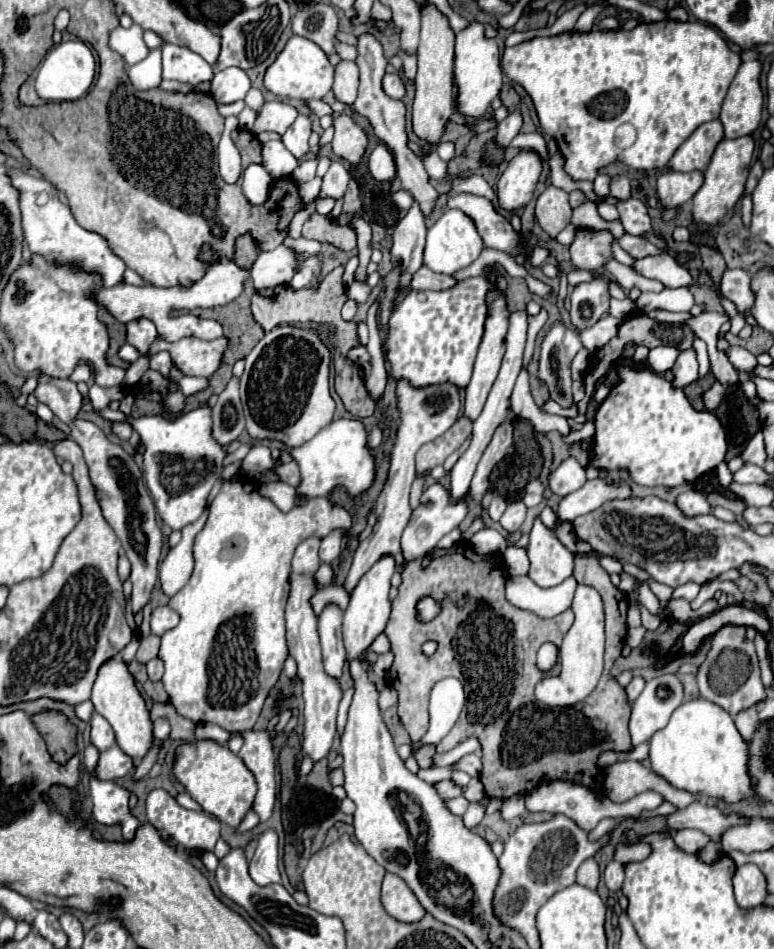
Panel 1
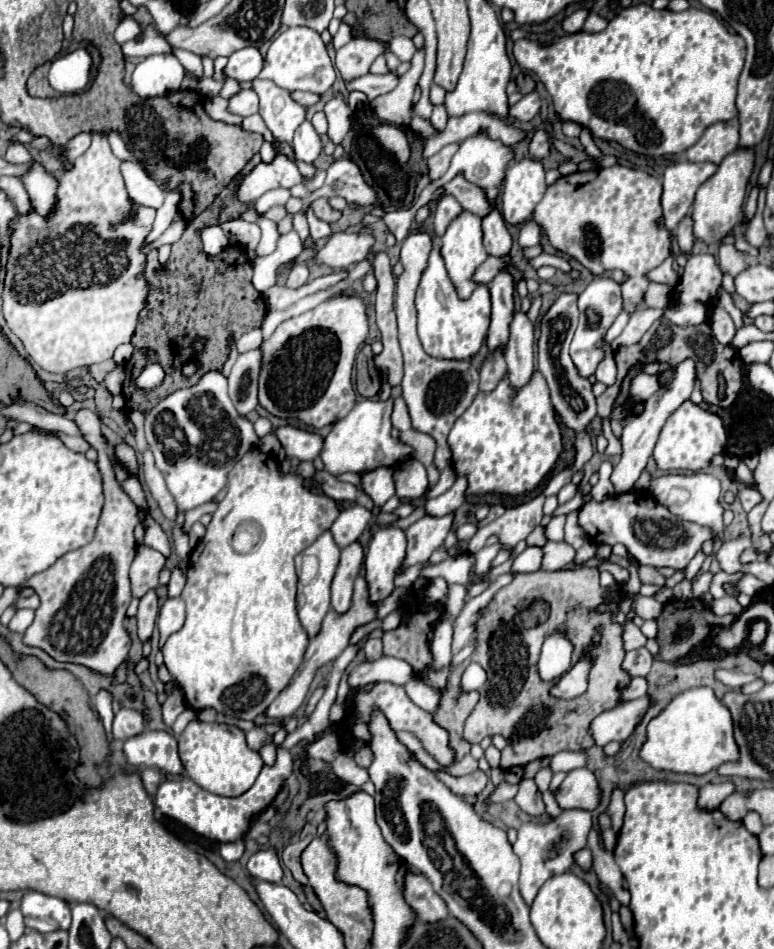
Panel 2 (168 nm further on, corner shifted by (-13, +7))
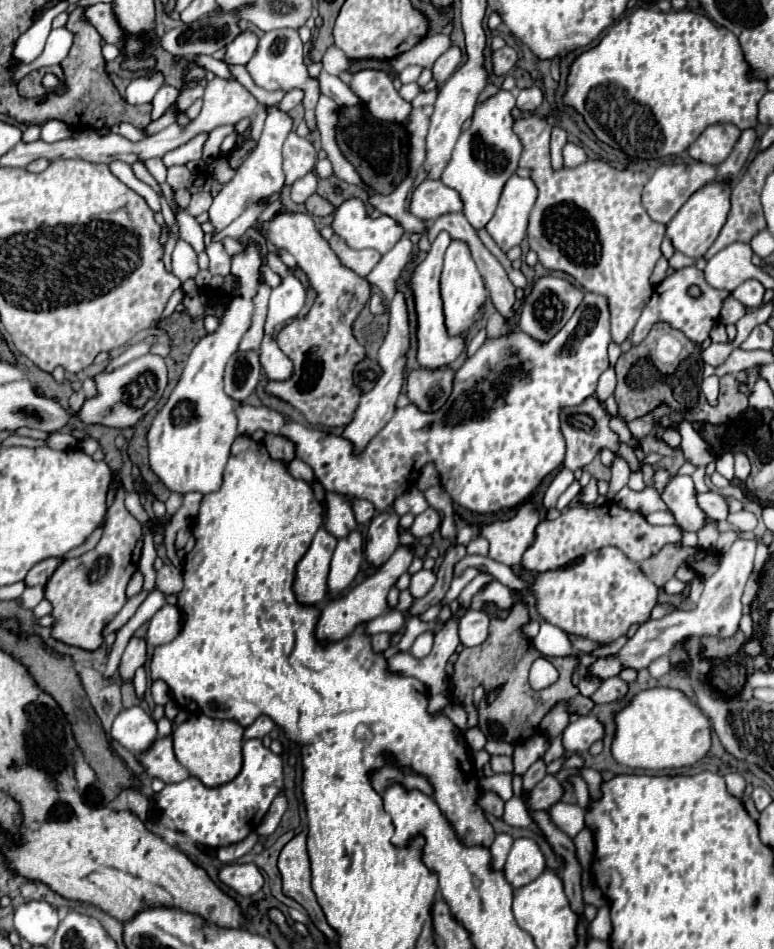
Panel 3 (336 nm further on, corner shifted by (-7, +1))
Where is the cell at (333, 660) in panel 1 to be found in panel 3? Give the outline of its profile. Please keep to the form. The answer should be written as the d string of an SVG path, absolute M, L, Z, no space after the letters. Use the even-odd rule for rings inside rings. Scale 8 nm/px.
M358 530L350 532L346 538L338 540L338 546L332 556L330 574L328 574L328 594L336 596L350 586L354 576L360 570L364 556L364 540Z

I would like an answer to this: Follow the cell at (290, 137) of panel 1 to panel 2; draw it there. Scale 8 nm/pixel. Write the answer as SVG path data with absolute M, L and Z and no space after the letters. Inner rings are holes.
M308 120L302 122L300 128L296 130L292 148L294 148L296 160L300 160L300 162L314 162L318 158L318 154L322 152L320 136L316 134L316 130L312 128L312 124Z

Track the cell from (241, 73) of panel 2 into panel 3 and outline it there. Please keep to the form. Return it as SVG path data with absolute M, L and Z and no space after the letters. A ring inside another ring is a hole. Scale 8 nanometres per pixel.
M244 30L228 48L226 48L226 56L224 62L228 66L246 66L246 62L250 62L250 58L254 56L258 38L256 34Z

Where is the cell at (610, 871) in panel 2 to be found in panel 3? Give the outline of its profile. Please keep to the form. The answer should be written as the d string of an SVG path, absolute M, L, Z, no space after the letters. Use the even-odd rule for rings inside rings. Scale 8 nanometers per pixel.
M558 802L556 806L552 806L550 810L550 818L552 822L570 838L574 838L580 830L586 828L584 824L584 810L580 806L572 806L572 804L564 804Z

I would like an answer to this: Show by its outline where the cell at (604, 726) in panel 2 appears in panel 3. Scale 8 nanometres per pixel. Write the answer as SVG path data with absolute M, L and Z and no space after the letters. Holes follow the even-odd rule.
M580 716L576 722L570 722L564 730L564 748L568 754L586 752L594 742L604 740L604 724L594 716Z

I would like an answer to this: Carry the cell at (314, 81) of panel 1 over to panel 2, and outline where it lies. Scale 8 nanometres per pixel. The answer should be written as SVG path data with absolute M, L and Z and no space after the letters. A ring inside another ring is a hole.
M296 26L296 28L284 28L272 38L270 48L264 56L264 68L260 72L260 78L272 80L276 86L288 92L304 90L304 92L324 94L326 90L332 88L336 80L336 70L332 66L324 42L320 40L320 34L312 28Z

